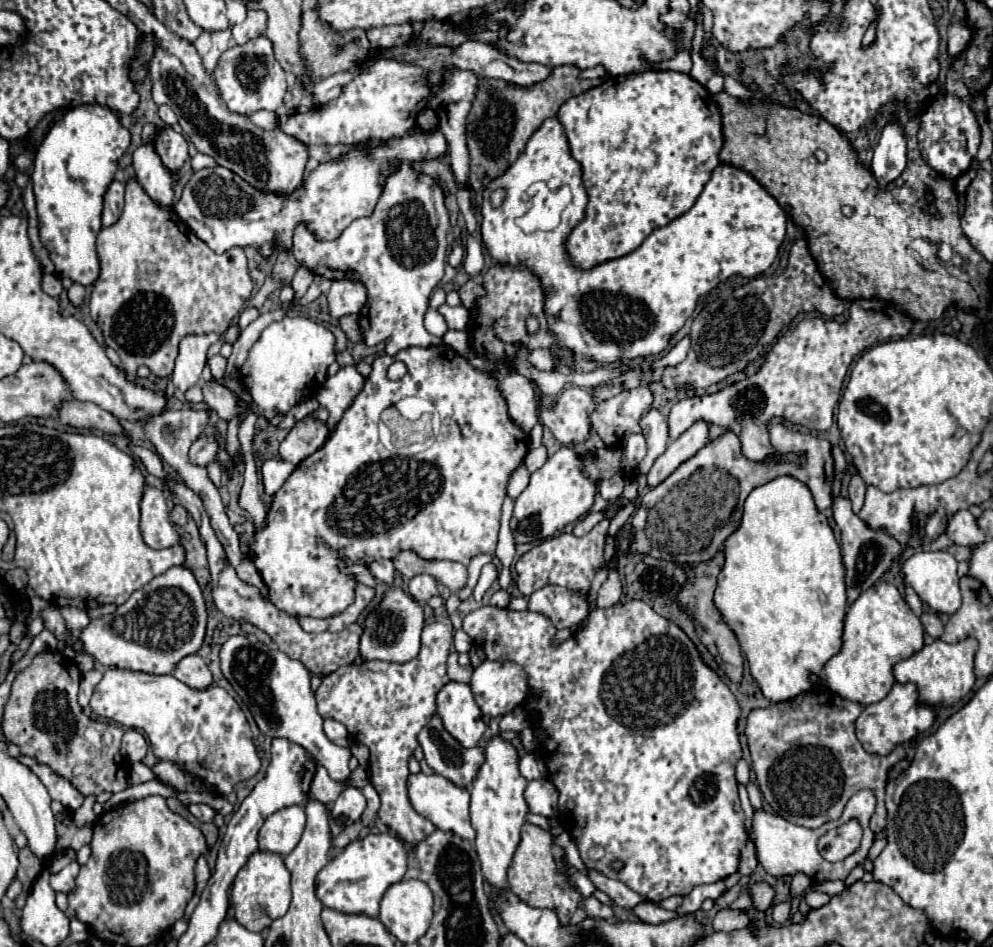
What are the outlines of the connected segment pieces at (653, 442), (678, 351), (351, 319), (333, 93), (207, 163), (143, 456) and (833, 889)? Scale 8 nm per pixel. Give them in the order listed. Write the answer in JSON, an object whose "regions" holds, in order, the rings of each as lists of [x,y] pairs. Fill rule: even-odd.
{"regions":[[[[649,409],[641,421],[641,433],[645,433],[645,441],[647,441],[647,457],[639,463],[637,467],[637,475],[647,473],[653,465],[653,461],[667,449],[669,443],[669,435],[667,435],[667,419],[665,415],[661,415],[657,409]]],[[[683,337],[663,359],[651,363],[645,362],[636,367],[635,370],[648,370],[650,368],[667,367],[667,365],[677,365],[677,363],[681,363],[687,357],[687,351],[689,351],[689,337]]],[[[345,315],[345,317],[341,317],[339,325],[345,331],[345,335],[347,335],[349,341],[353,341],[353,343],[361,343],[363,341],[363,335],[361,335],[361,329],[359,329],[359,317],[357,315]]],[[[355,69],[341,71],[341,73],[335,73],[331,77],[325,77],[325,79],[317,81],[315,87],[313,87],[313,103],[325,105],[331,99],[339,97],[339,93],[343,91],[343,85],[347,85],[351,81],[351,77],[355,77]]],[[[197,153],[191,159],[191,166],[194,171],[197,171],[206,167],[215,167],[216,165],[217,163],[212,157],[201,153]]],[[[129,445],[129,447],[131,447],[131,451],[133,451],[133,455],[139,457],[139,461],[145,465],[145,469],[147,469],[149,473],[153,473],[153,475],[159,477],[159,479],[167,477],[167,469],[165,469],[165,465],[163,465],[163,461],[159,459],[157,453],[153,453],[151,449],[145,449],[145,447],[135,447],[135,445]]],[[[825,881],[823,883],[814,883],[812,889],[815,891],[824,892],[829,896],[839,895],[844,889],[845,884],[842,881]]]]}

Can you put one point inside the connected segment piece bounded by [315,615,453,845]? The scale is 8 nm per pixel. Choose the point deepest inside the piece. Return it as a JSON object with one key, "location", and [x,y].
{"location":[384,705]}

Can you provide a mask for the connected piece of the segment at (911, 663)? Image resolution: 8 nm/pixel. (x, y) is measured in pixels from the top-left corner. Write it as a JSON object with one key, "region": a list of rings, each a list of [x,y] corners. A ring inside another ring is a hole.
{"region":[[[971,637],[955,645],[935,639],[931,645],[925,645],[919,653],[911,655],[905,661],[899,661],[893,667],[893,677],[897,683],[913,683],[919,691],[919,703],[933,709],[951,707],[959,703],[975,683],[975,673],[973,673],[975,651],[977,651],[977,641]]]}

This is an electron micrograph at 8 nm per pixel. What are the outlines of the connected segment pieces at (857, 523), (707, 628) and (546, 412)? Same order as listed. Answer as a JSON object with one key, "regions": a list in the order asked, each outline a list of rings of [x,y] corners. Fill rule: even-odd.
{"regions":[[[[837,499],[833,505],[833,517],[843,537],[843,563],[845,563],[845,585],[847,603],[853,603],[865,589],[875,585],[897,561],[897,557],[907,549],[907,545],[895,541],[885,529],[873,529],[861,521],[853,511],[849,499]]],[[[717,553],[713,559],[709,559],[707,563],[697,563],[691,567],[685,567],[687,579],[689,583],[679,589],[677,593],[677,601],[679,605],[683,605],[683,609],[687,609],[687,613],[693,617],[693,623],[697,625],[697,637],[699,641],[709,649],[709,653],[715,657],[717,665],[721,667],[721,671],[727,675],[729,681],[739,683],[743,677],[743,655],[739,649],[739,643],[733,635],[733,631],[725,625],[721,613],[717,611],[717,607],[713,605],[713,591],[717,585],[717,575],[723,567],[723,553]]],[[[535,385],[535,401],[539,405],[541,423],[551,429],[551,433],[561,445],[571,447],[589,439],[591,433],[589,417],[597,409],[597,401],[587,389],[583,387],[565,389],[553,405],[545,407],[543,397]]]]}

